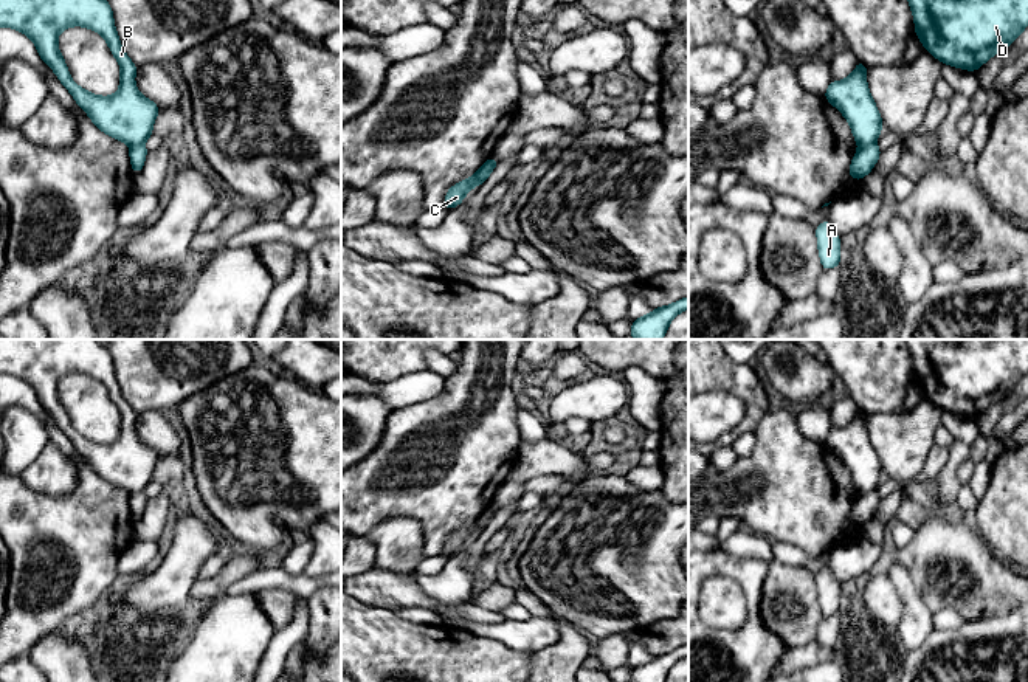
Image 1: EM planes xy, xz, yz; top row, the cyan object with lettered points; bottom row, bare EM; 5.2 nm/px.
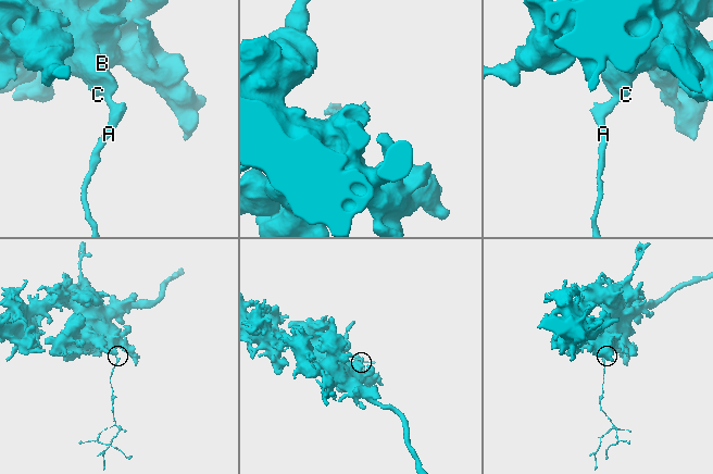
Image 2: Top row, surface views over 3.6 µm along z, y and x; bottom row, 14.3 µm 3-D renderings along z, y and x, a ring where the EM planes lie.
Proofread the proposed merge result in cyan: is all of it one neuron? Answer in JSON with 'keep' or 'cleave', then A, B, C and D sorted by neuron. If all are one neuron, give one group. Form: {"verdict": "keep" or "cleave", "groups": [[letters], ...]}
{"verdict": "cleave", "groups": [["A"], ["B", "C", "D"]]}

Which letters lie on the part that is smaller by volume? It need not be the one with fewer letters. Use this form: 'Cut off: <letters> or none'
Cut off: A

